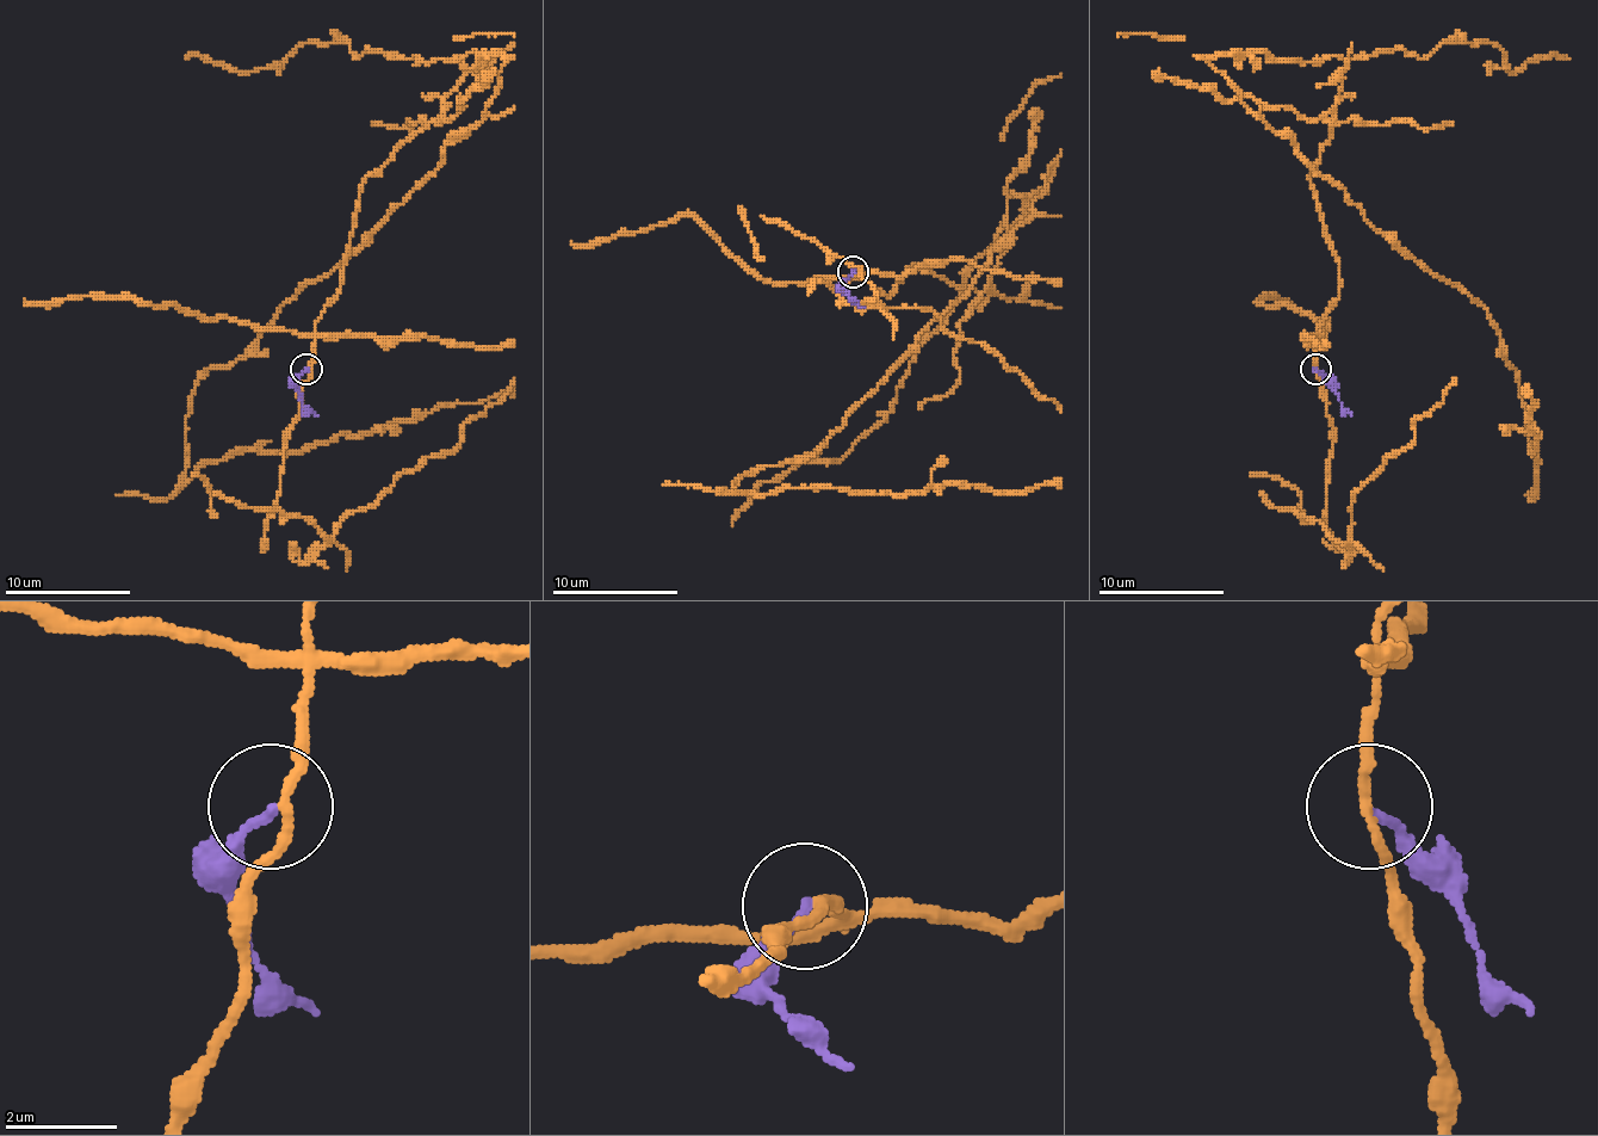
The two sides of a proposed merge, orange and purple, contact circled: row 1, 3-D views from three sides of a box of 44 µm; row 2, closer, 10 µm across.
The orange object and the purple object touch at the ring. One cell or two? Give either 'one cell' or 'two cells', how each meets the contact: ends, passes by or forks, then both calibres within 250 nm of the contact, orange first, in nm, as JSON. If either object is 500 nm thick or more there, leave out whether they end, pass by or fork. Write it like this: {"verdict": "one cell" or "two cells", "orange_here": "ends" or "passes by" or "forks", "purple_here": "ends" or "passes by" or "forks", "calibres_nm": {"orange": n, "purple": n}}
{"verdict": "two cells", "orange_here": "passes by", "purple_here": "ends", "calibres_nm": {"orange": 160, "purple": 160}}

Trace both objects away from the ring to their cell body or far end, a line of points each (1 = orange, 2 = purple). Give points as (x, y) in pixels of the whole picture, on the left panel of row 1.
1: (308, 368), (359, 191), (407, 141), (453, 118), (444, 160), (194, 387), (185, 476), (514, 384)
2: (305, 368), (299, 400), (317, 415)

